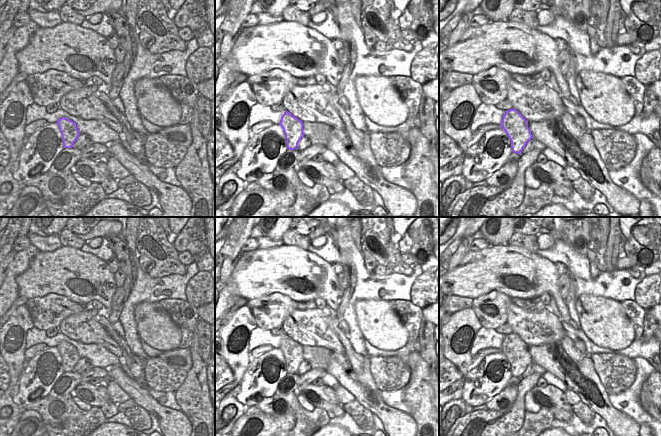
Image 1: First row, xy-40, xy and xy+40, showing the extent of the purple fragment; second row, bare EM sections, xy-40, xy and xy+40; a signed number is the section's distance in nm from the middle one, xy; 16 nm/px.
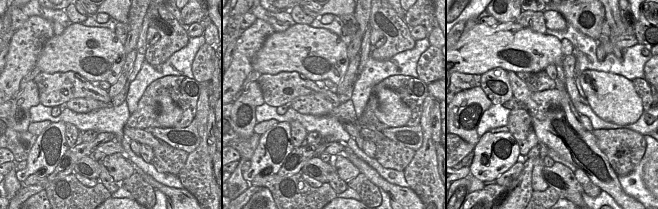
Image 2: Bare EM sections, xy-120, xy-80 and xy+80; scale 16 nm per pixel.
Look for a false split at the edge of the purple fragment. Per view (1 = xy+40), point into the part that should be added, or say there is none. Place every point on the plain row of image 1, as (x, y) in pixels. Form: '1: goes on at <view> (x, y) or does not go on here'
1: does not go on here

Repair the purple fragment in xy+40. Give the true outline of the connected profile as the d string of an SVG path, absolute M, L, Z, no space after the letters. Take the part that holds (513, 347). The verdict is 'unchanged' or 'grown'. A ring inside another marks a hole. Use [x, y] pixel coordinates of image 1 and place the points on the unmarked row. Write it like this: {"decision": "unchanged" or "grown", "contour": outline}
{"decision": "unchanged", "contour": "M516 333L505 336L500 350L508 359L514 377L520 378L527 366L533 362L528 345Z"}

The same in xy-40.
{"decision": "unchanged", "contour": "M61 341L56 347L62 359L64 372L73 371L74 366L80 359L76 347L65 341Z"}

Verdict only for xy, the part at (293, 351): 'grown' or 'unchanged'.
unchanged

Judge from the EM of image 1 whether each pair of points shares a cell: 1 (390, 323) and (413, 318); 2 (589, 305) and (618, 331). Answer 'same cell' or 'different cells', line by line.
1: different cells
2: same cell

